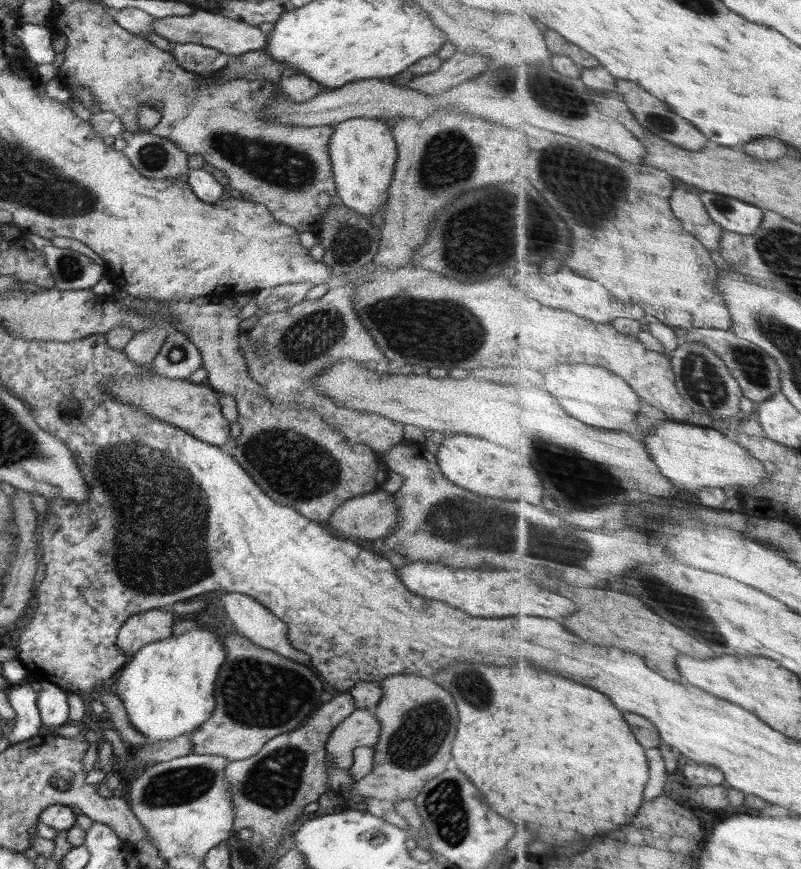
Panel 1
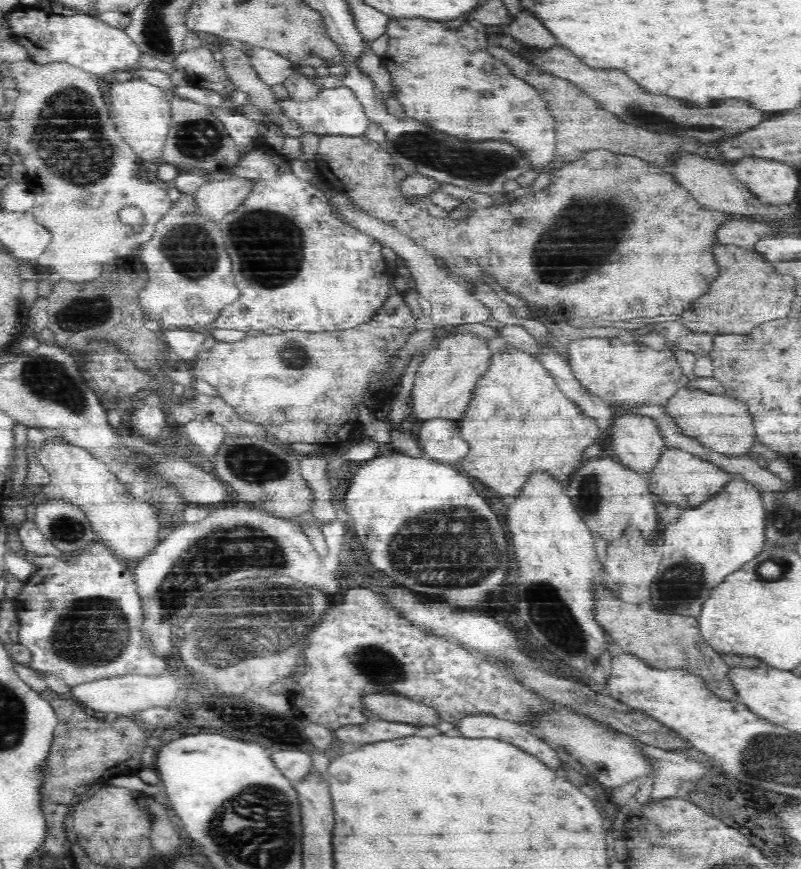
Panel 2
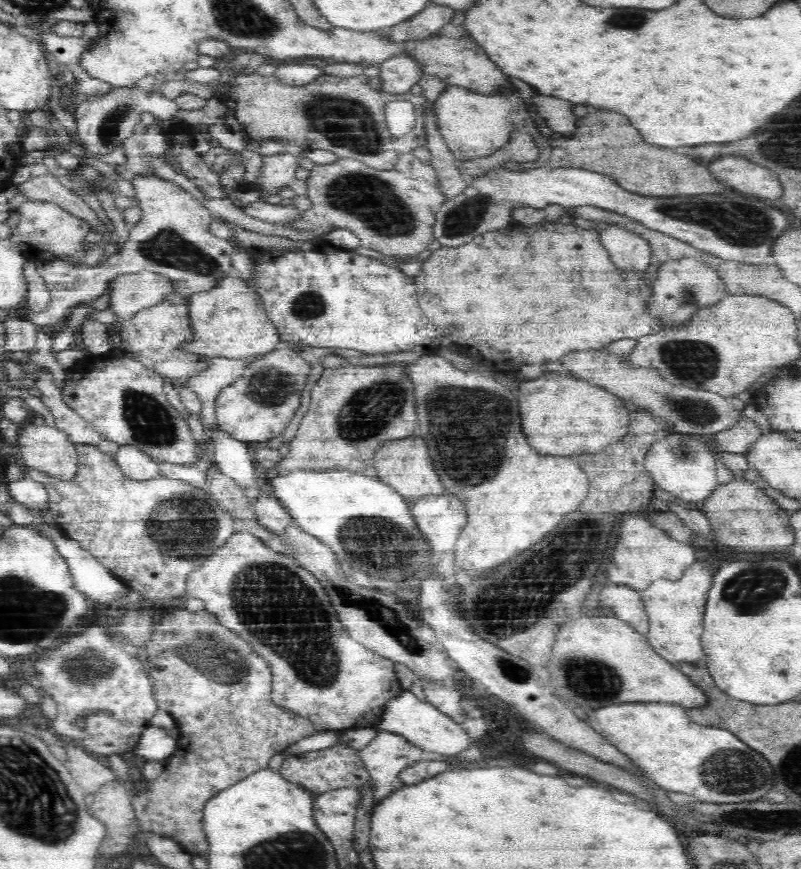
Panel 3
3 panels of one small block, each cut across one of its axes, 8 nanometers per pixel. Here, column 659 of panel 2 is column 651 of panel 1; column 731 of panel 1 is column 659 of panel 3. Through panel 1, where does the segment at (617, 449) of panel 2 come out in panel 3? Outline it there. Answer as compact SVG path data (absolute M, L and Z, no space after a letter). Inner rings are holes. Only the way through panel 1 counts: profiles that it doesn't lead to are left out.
M672 430L648 445L643 456L643 465L652 481L683 502L702 502L717 485L713 453L697 434L676 433Z

